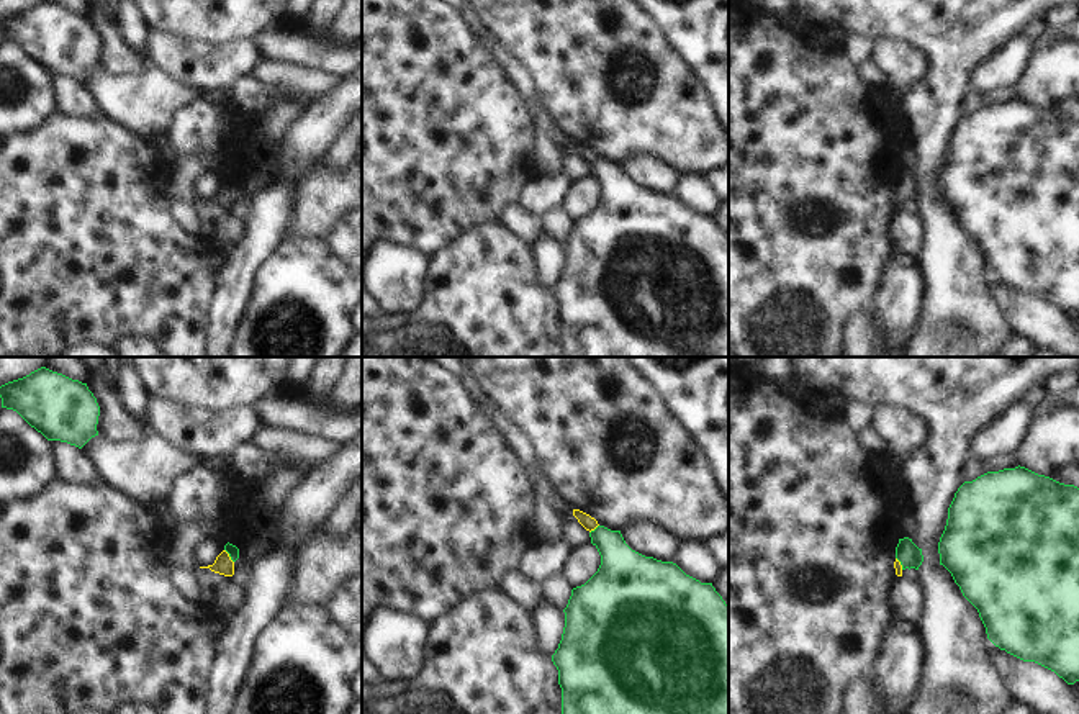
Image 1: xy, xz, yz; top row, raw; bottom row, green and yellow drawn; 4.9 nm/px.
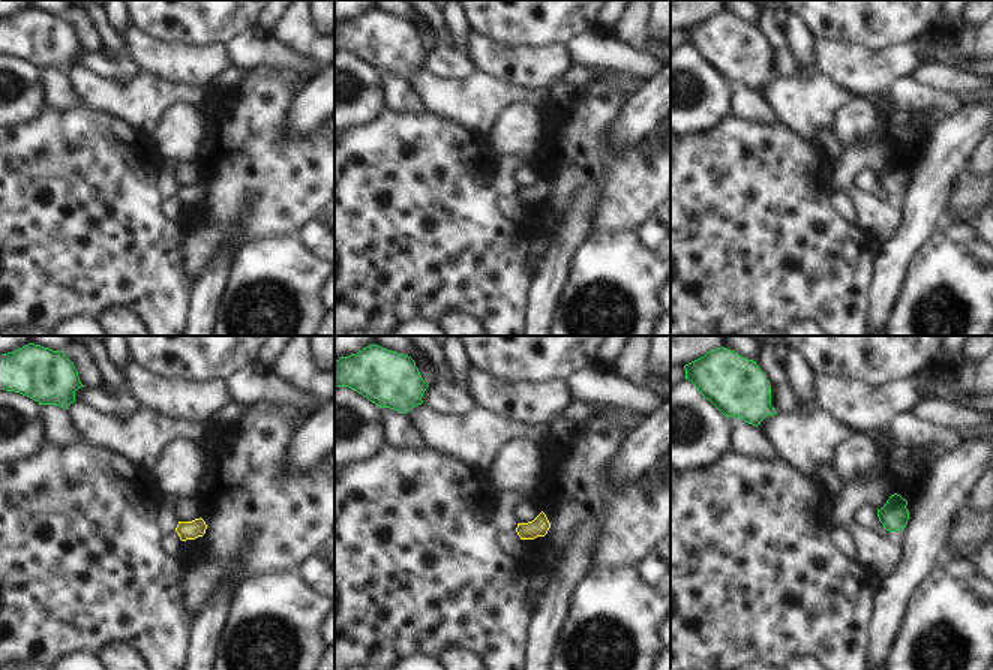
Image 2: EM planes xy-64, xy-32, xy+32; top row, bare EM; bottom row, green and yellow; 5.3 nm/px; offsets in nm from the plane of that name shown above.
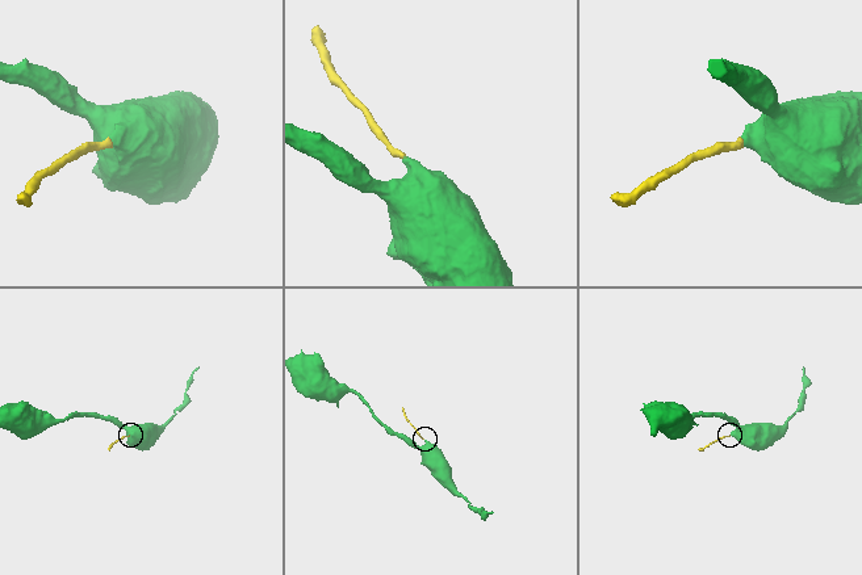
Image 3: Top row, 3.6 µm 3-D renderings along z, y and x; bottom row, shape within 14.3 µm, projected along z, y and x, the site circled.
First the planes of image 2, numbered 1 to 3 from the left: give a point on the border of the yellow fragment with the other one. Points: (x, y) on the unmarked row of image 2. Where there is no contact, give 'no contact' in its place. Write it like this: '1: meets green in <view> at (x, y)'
1: no contact
2: no contact
3: no contact

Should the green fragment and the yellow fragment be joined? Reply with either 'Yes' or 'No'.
Yes.

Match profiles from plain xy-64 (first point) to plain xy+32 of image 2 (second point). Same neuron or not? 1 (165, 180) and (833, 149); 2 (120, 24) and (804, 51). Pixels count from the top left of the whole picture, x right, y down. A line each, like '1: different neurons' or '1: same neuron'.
1: different neurons
2: same neuron

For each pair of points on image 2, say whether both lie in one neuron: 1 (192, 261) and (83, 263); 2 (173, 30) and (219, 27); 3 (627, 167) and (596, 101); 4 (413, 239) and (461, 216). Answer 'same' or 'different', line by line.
1: different
2: same
3: same
4: same

